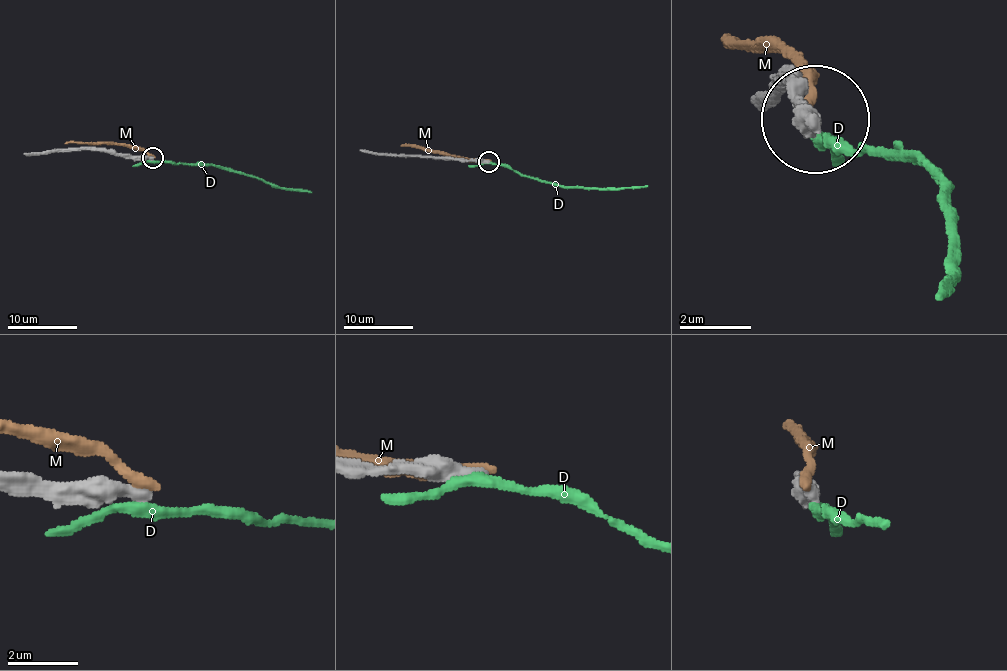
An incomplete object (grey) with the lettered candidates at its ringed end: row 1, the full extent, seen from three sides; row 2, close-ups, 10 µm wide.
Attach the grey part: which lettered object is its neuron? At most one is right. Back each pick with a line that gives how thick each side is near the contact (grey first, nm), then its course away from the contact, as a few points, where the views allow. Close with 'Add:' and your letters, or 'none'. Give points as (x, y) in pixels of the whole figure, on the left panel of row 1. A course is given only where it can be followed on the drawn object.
Add: none

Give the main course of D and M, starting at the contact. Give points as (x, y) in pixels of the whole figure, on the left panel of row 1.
D: (152, 159), (204, 163), (255, 175), (280, 188), (311, 193)
M: (150, 156), (143, 151), (115, 144), (64, 144)

